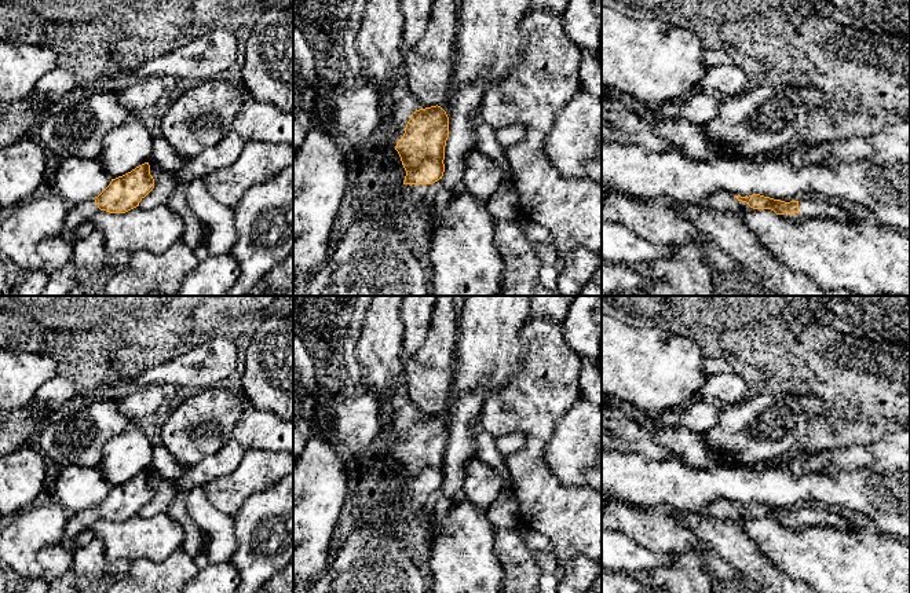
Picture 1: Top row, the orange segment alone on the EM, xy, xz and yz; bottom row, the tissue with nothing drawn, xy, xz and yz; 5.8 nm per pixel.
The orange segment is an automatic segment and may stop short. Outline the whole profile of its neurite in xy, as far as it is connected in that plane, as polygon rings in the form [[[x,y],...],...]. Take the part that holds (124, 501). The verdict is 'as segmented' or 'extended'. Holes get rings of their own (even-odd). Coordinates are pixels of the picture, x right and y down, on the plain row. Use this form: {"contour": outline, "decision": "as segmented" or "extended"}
{"contour": [[[145,471],[131,480],[112,487],[110,493],[94,508],[70,513],[65,526],[65,537],[74,538],[92,528],[99,519],[125,521],[136,515],[154,497],[150,473]]], "decision": "extended"}

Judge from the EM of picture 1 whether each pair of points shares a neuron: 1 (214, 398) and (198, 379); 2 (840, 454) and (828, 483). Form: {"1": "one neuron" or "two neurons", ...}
{"1": "two neurons", "2": "two neurons"}

